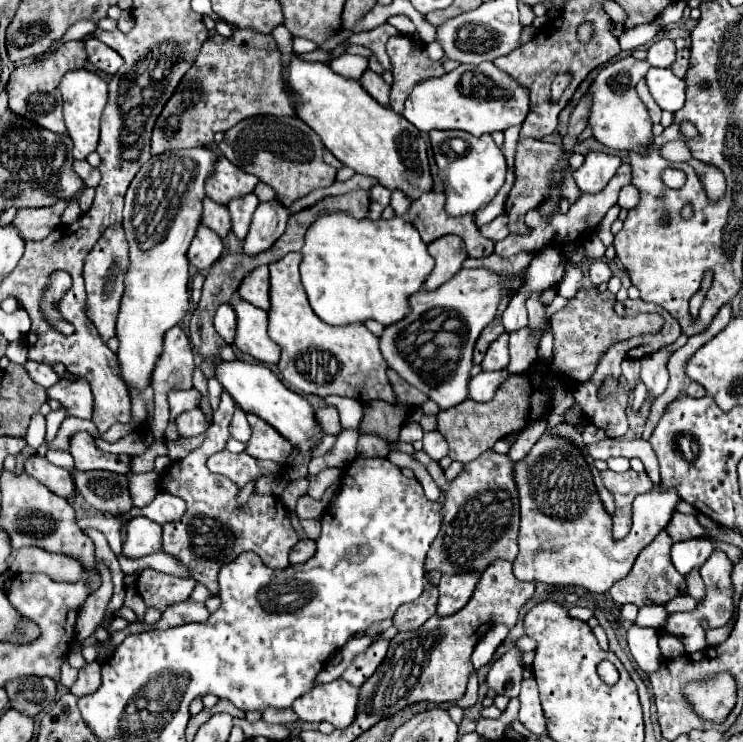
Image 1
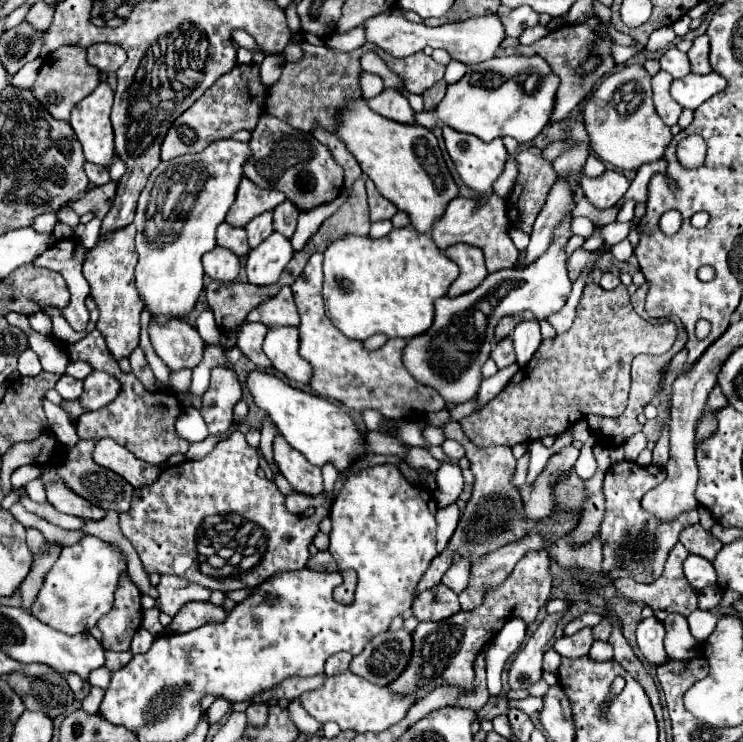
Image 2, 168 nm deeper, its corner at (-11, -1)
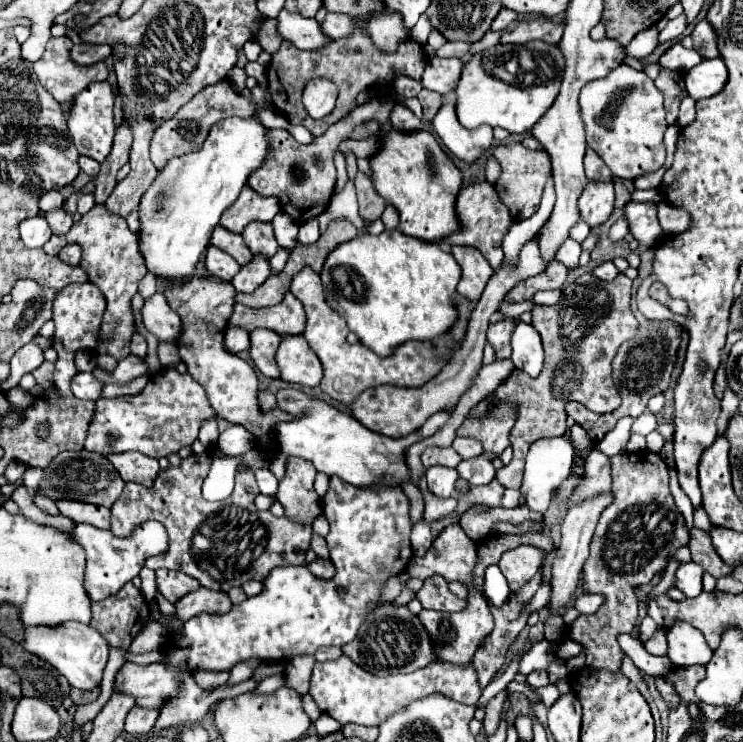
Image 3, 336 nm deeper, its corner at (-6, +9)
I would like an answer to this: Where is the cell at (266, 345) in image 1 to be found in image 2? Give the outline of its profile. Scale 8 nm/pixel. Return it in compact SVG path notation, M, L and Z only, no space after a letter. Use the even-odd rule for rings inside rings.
M269 328L263 340L263 352L277 372L289 380L309 384L311 366L299 356L299 332L295 328Z

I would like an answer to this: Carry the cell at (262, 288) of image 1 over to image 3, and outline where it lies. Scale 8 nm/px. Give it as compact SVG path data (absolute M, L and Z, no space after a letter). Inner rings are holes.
M288 292L284 300L270 308L250 308L244 304L236 304L228 326L242 326L248 332L258 328L274 330L276 334L302 334L306 328L306 314L298 298Z

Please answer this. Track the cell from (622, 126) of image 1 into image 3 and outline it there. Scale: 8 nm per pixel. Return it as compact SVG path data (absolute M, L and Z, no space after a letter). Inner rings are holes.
M622 64L608 76L588 82L580 92L580 112L586 130L586 144L606 162L612 176L636 180L662 168L666 158L662 142L668 128L666 112L662 106L662 92L644 72Z

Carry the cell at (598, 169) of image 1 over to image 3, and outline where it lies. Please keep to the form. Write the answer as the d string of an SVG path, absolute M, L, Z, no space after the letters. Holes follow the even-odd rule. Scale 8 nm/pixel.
M588 182L578 198L580 218L590 226L602 226L614 210L614 186L604 182Z

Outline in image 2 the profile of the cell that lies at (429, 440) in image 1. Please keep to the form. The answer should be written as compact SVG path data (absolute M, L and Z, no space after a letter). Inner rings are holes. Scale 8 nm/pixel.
M445 440L443 444L441 444L441 448L443 448L443 452L455 462L455 460L459 460L461 456L465 456L465 450L463 450L463 446L459 444L459 442L455 442L455 440Z

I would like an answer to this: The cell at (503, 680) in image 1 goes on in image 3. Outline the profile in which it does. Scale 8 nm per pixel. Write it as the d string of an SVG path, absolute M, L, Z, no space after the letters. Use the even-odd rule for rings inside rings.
M606 492L606 494L598 494L594 498L588 498L588 500L578 502L578 504L568 508L564 522L562 522L562 542L560 542L556 556L554 556L554 562L552 562L552 598L550 598L548 606L564 608L574 598L574 592L576 592L576 586L578 586L578 580L582 574L582 564L586 562L588 546L590 546L596 522L600 518L602 510L608 504L612 504L612 500L614 500L612 492Z

